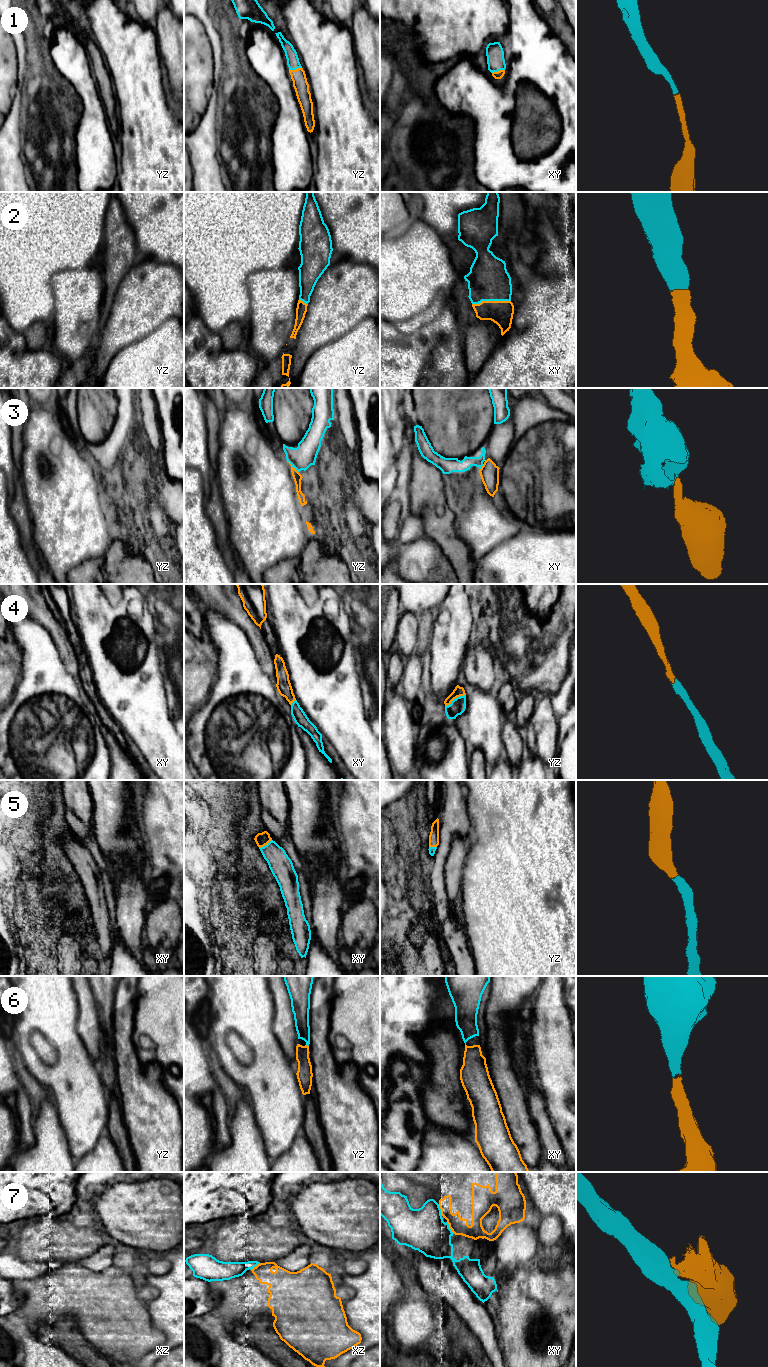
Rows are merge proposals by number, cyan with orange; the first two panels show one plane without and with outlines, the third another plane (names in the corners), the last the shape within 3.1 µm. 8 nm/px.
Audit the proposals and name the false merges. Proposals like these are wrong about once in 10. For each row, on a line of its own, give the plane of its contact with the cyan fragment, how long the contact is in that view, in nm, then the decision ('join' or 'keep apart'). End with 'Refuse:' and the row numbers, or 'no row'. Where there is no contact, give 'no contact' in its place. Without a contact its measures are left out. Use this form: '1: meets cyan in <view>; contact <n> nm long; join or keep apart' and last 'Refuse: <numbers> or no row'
1: meets cyan in yz; contact 110 nm long; join
2: meets cyan in xy; contact 320 nm long; join
3: meets cyan in yz; contact 140 nm long; keep apart
4: meets cyan in yz; contact 190 nm long; join
5: meets cyan in xy; contact 130 nm long; join
6: meets cyan in yz; contact 30 nm long; join
7: meets cyan in xy; contact 100 nm long; keep apart
Refuse: 3, 7

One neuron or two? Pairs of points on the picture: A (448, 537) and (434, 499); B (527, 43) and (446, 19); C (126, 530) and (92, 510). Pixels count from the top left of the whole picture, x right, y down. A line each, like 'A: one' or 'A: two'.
A: one
B: two
C: two

